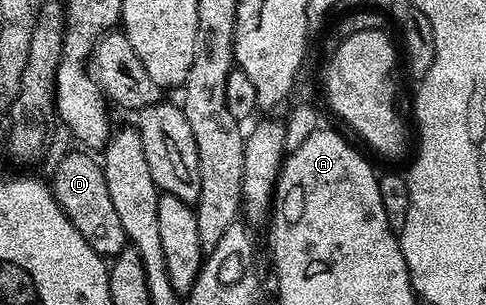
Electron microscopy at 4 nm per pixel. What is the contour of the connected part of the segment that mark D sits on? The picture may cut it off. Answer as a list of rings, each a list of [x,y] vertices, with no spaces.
[[[89,152],[70,153],[54,169],[52,188],[56,203],[68,215],[72,227],[84,235],[84,243],[92,247],[104,259],[113,259],[127,248],[124,227],[120,227],[120,219],[116,216],[116,207],[112,207],[112,198],[108,195],[108,183],[104,183],[104,171],[97,160],[94,161]]]

